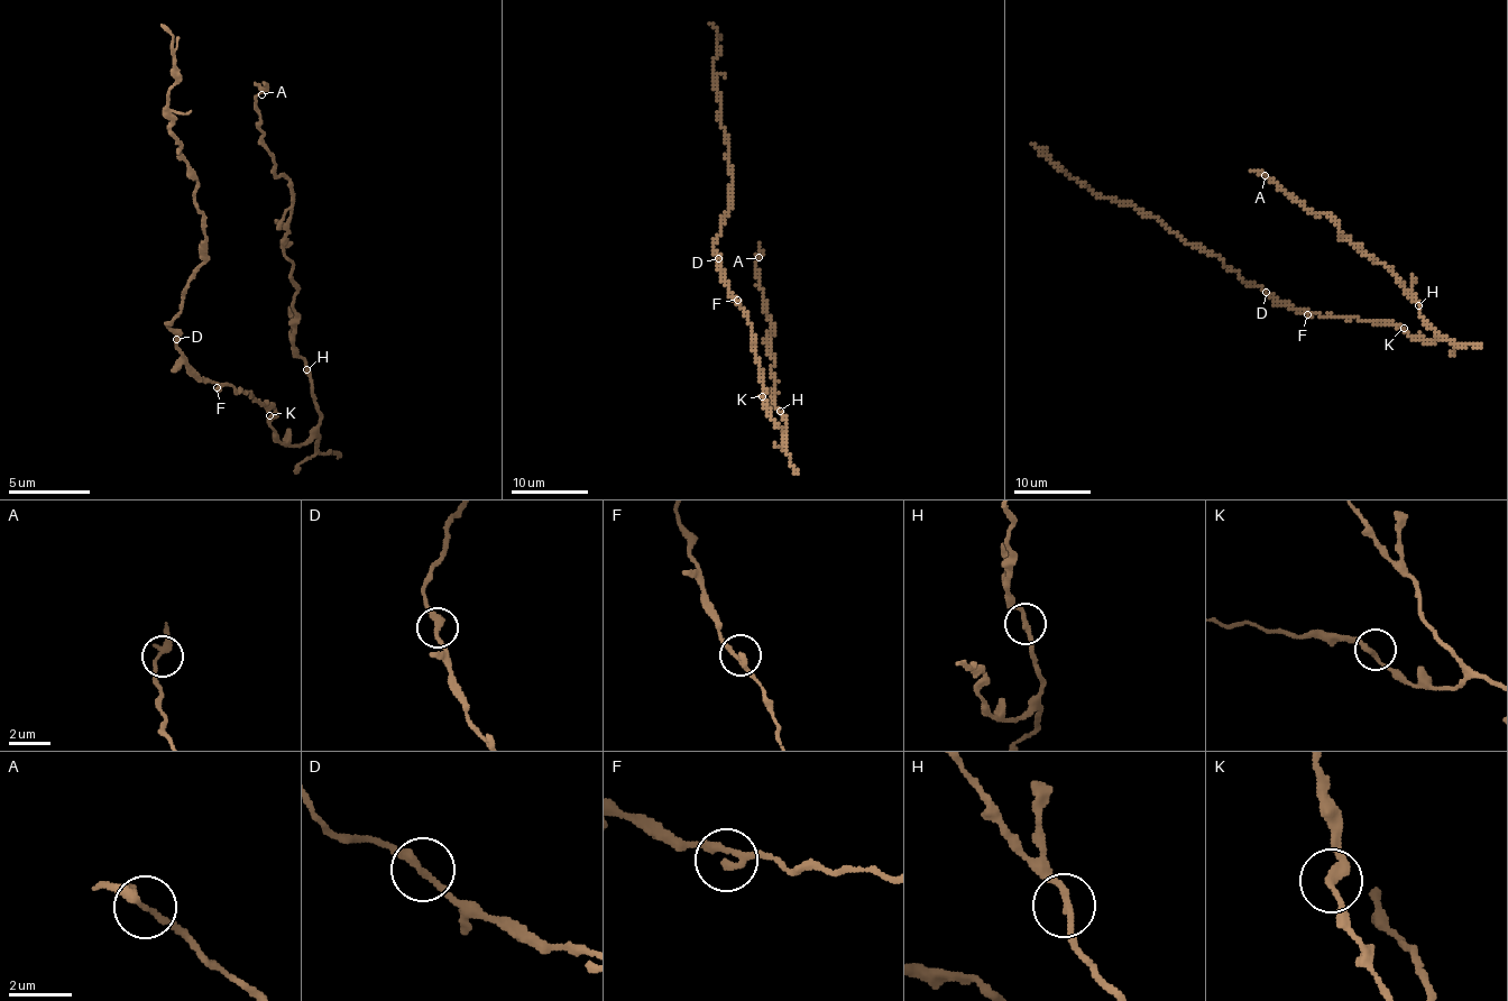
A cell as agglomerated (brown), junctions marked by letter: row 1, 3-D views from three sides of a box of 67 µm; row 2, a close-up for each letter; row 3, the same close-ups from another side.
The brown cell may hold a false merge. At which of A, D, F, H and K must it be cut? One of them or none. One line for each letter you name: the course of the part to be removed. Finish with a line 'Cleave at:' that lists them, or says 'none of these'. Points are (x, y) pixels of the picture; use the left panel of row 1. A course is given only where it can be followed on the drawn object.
D: Course of the part to remove: (176, 338), (167, 325), (184, 285), (204, 265), (204, 217), (176, 139), (167, 99), (176, 54), (159, 25)
Cleave at: D

